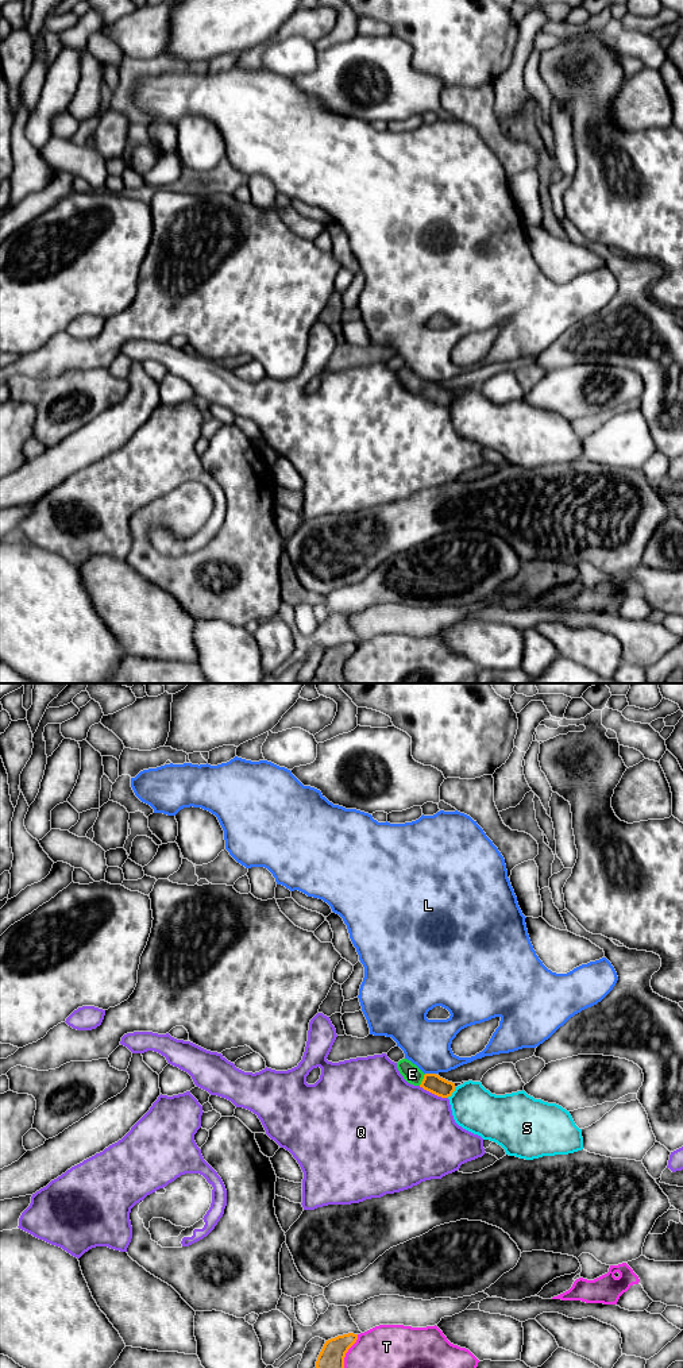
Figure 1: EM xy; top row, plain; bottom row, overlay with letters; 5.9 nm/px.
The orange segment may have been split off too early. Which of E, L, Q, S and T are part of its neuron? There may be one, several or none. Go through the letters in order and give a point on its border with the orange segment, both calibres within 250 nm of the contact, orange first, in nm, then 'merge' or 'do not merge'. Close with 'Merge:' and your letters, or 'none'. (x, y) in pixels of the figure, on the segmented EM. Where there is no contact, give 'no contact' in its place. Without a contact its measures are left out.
E: xy (423, 1079) | 110/110 nm | merge
L: xy (431, 1074) | 110/280 nm | do not merge
Q: xy (433, 1093) | 110/480 nm | do not merge
S: xy (452, 1091) | 110/280 nm | do not merge
T: xy (347, 1351) | 150/260 nm | do not merge
Merge: E

